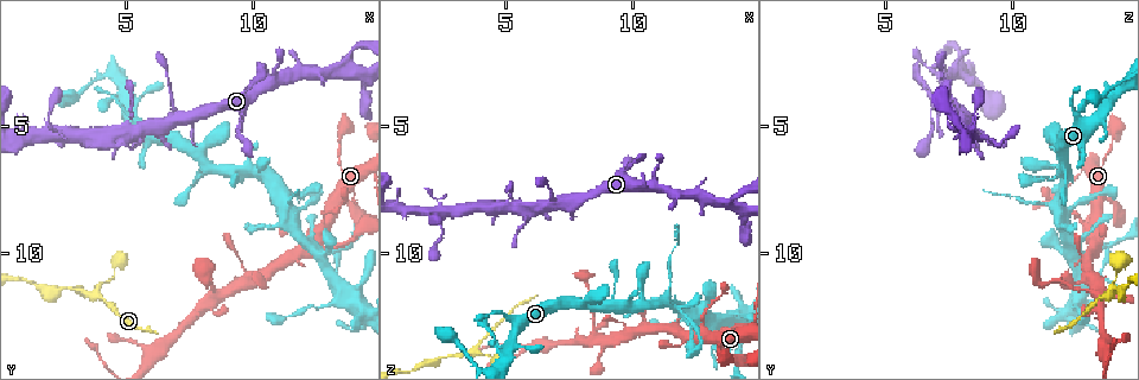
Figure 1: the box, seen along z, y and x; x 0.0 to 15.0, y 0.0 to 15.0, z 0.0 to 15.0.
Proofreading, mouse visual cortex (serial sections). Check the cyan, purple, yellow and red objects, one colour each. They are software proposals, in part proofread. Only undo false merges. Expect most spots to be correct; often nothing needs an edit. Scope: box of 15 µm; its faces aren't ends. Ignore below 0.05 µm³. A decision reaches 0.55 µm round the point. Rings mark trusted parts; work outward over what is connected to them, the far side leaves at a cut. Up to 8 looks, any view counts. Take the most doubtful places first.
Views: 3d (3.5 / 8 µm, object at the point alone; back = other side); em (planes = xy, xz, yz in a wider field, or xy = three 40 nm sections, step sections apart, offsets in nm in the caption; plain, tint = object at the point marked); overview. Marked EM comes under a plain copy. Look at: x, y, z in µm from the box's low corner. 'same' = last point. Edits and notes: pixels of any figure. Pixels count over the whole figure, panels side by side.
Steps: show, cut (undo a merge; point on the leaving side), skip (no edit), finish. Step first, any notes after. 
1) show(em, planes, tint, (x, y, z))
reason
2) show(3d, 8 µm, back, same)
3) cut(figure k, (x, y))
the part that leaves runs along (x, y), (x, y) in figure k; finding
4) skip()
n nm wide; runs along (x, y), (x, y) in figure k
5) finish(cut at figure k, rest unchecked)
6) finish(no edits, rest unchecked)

show(3d, 8 µm, (8.6, 11.6, 13.5))

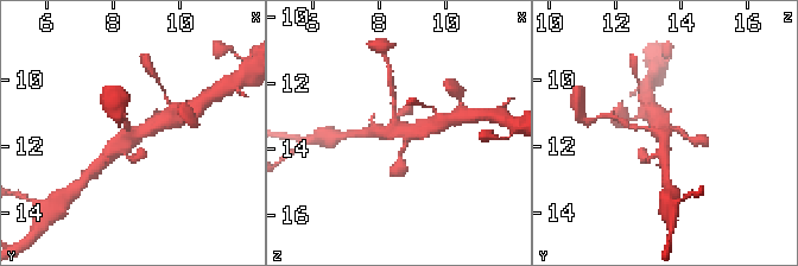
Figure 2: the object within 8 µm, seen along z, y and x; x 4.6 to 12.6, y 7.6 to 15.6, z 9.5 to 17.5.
show(em, xy, step 3, tint, (8.6, 11.6, 13.5))
shape alone is not enough

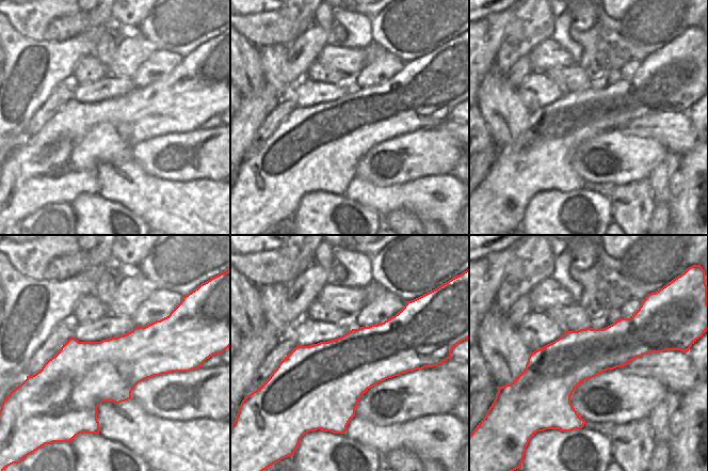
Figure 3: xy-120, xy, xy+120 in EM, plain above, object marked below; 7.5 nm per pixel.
skip()
550 nm wide; runs along (163, 118), (106, 156) in figure 2; all the same cell

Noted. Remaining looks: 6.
show(em, xy, step 5, tint, (3.9, 11.7, 13.8))
a fork

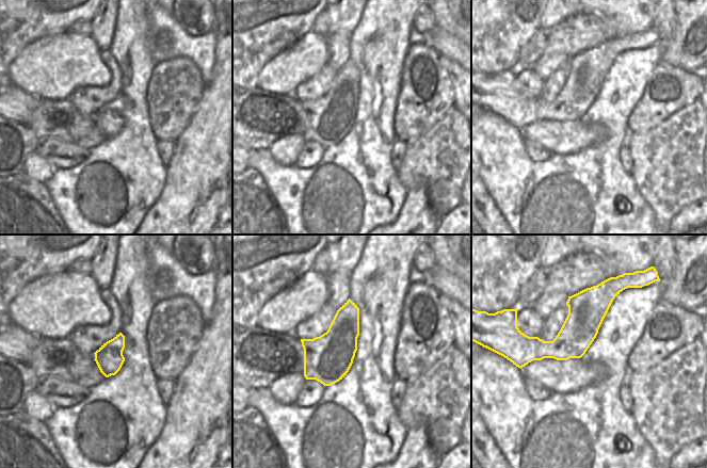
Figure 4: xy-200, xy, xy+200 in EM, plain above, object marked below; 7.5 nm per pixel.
show(3d, 3.5 µm, same)
see where the arms go

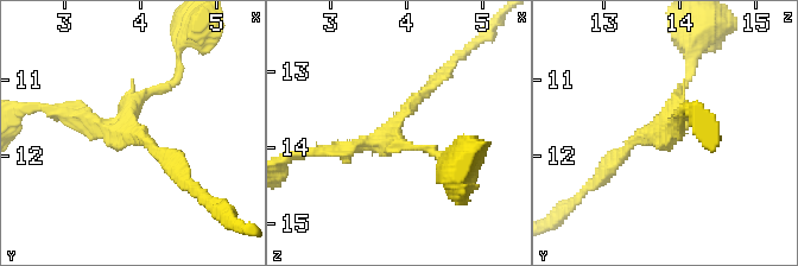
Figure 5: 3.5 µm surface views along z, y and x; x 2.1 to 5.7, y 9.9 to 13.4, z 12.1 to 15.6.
skip()
3 arms; runs along (436, 80), (385, 137), (323, 152) in figure 5; one cell here

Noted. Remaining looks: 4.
show(3d, 8 µm, (12.7, 8.8, 12.9))
thick turns thin

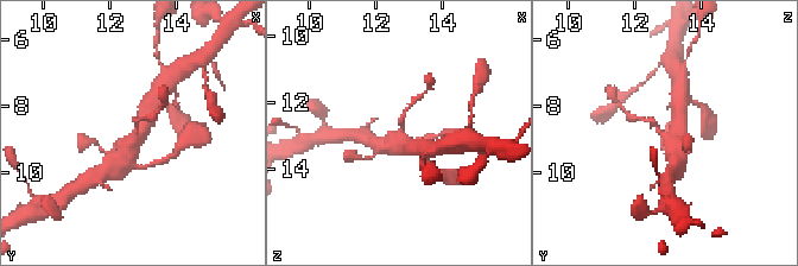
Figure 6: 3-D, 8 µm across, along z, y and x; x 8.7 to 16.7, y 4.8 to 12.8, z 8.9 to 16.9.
show(em, planes, tint, (12.7, 8.9, 12.8))
arms of 150, 450 nm

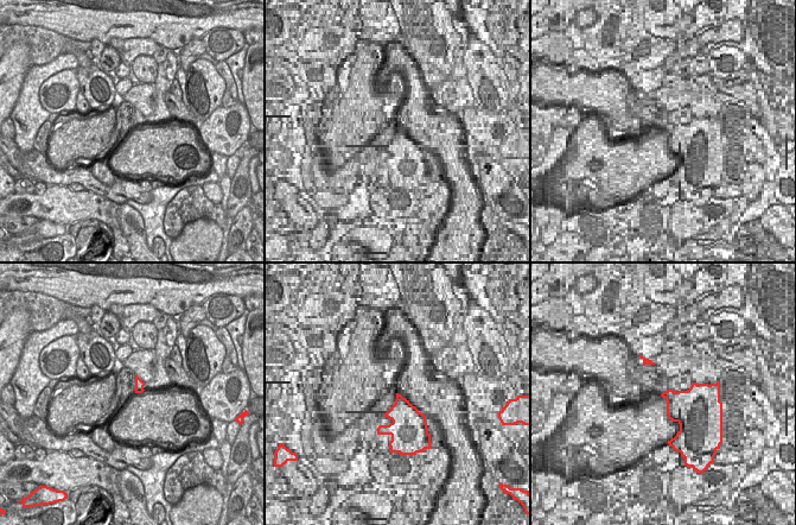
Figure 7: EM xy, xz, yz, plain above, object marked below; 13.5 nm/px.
skip()
runs along (410, 149), (400, 131), (411, 105) in figure 6; continuous, no second cell

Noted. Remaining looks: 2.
finish(no edits, rest unchecked)

